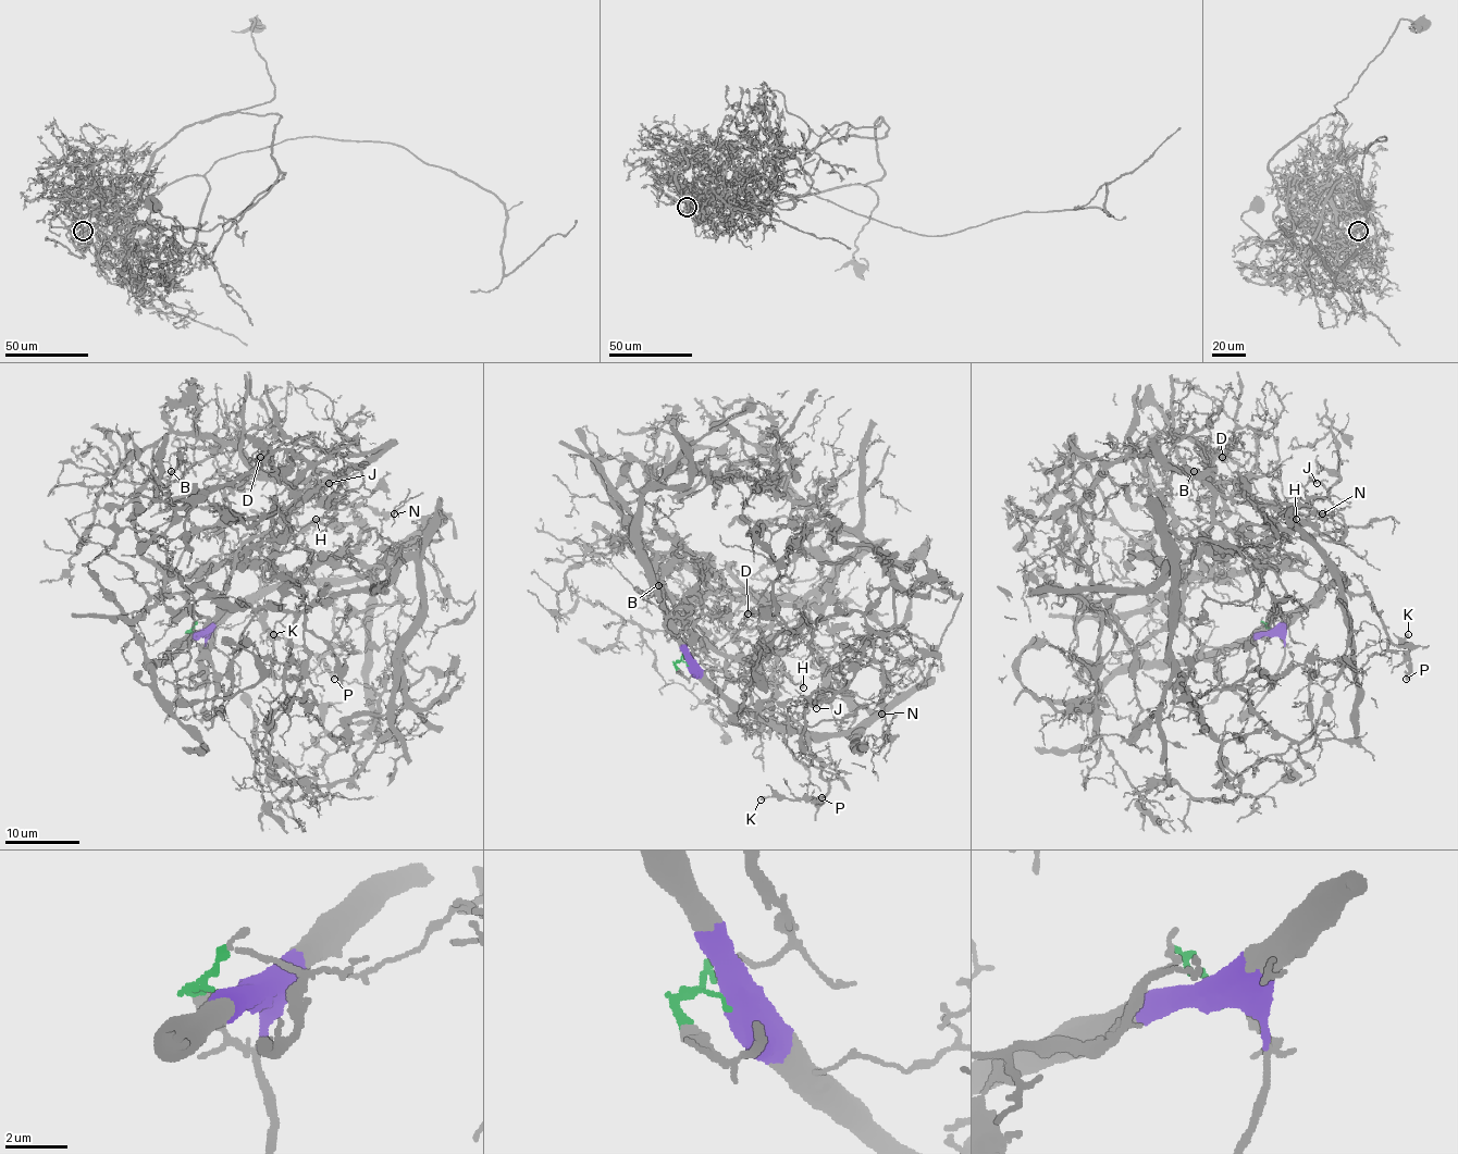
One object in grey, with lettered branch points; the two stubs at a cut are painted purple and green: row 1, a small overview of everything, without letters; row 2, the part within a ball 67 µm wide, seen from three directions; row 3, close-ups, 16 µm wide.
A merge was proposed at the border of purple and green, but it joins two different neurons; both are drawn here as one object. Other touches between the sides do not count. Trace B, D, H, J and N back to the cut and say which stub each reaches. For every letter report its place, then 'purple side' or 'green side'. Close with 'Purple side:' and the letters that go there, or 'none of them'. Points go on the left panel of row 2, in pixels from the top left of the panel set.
B: (171, 471) | green side
D: (260, 457) | green side
H: (316, 519) | green side
J: (329, 483) | green side
N: (394, 513) | green side
Purple side: none of them

